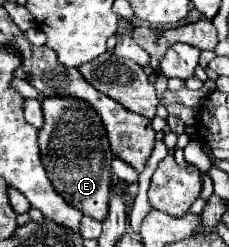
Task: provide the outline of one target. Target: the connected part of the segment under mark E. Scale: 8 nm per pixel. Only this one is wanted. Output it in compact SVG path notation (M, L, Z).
M45 98L43 114L45 126L39 130L39 146L49 180L71 206L95 220L103 220L109 208L109 174L113 154L101 116L87 102L79 102L75 98Z

